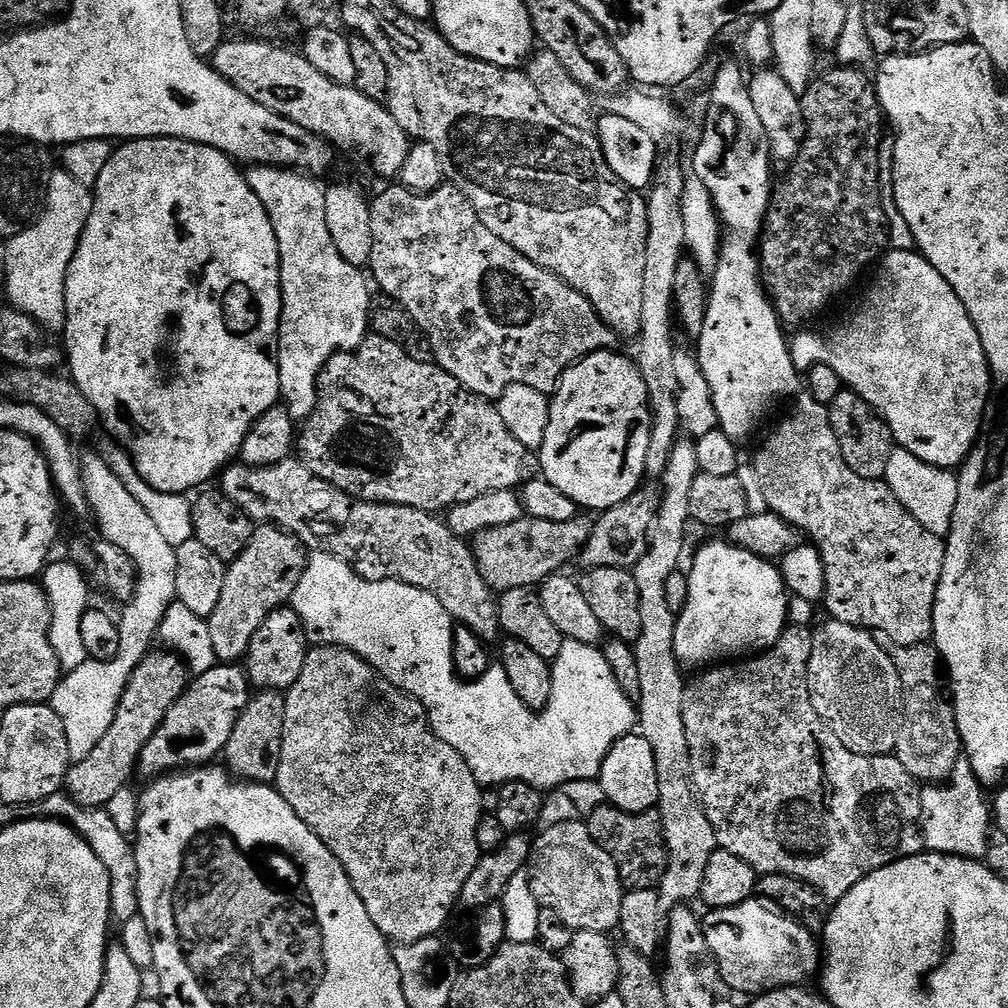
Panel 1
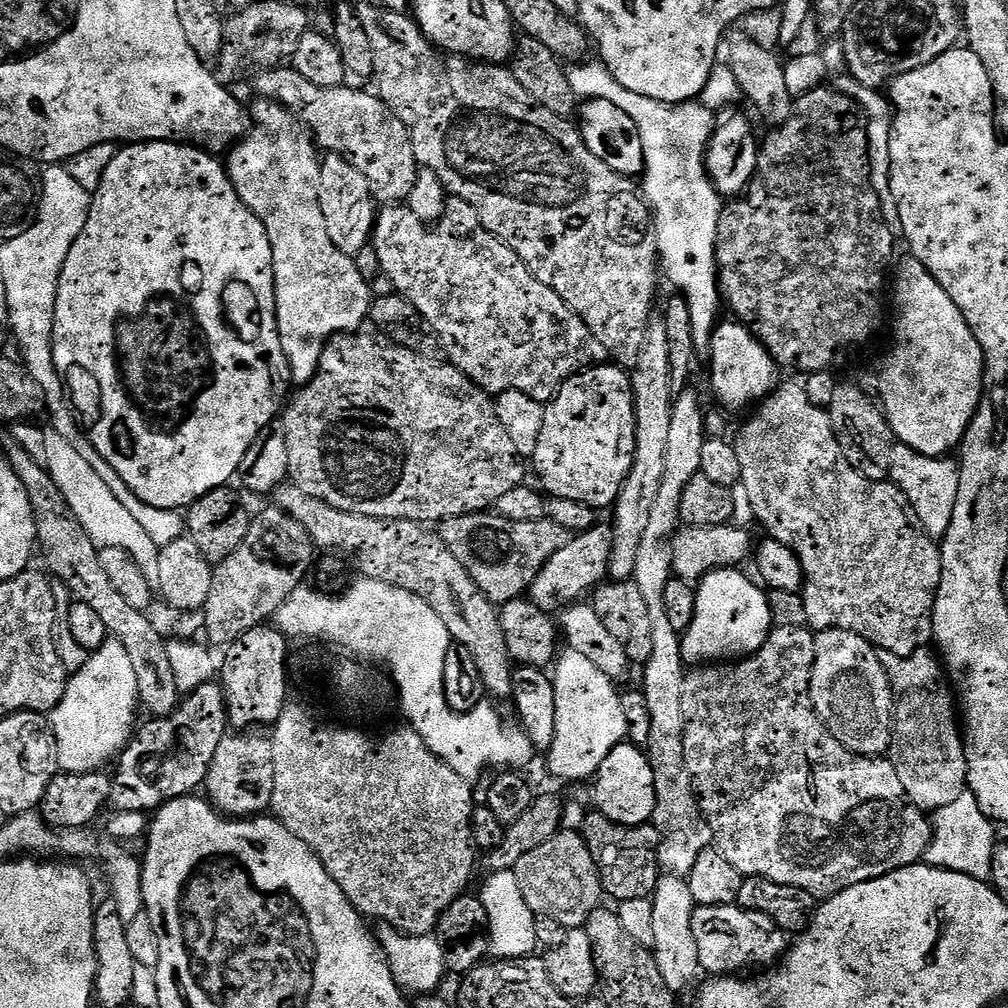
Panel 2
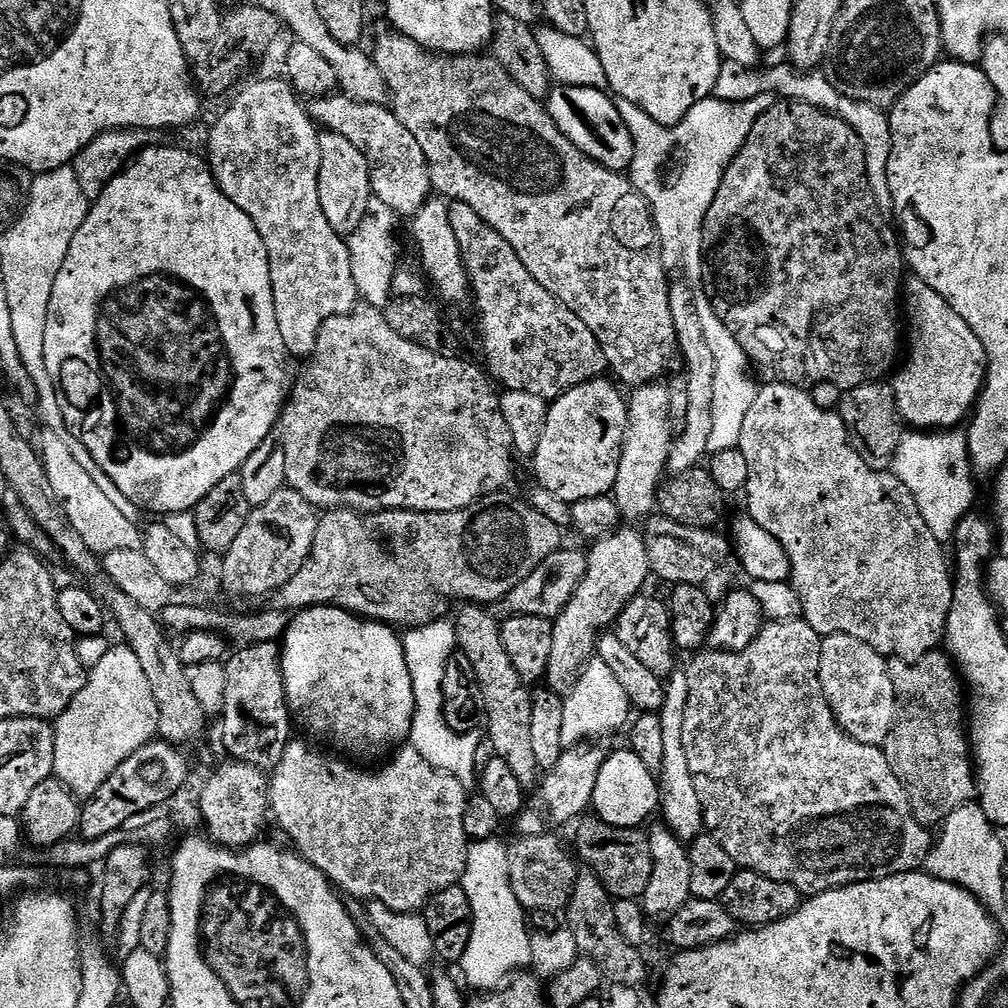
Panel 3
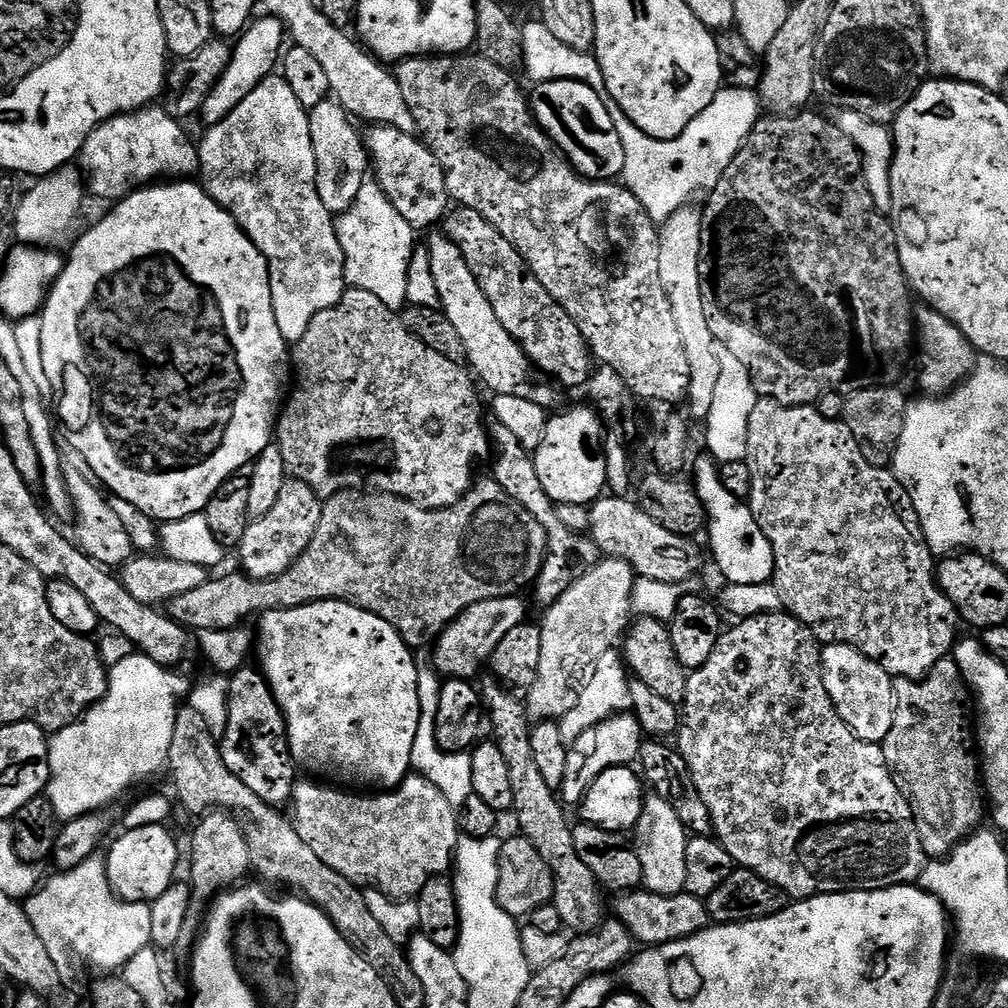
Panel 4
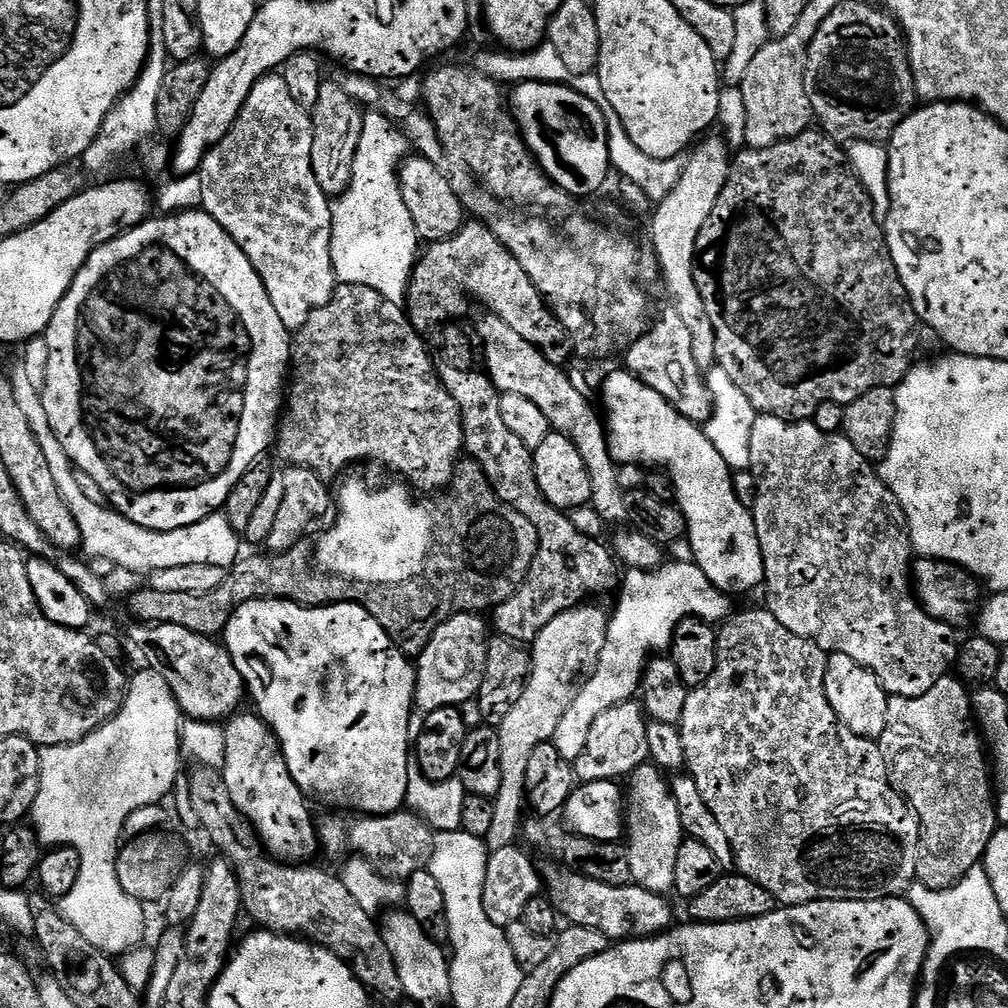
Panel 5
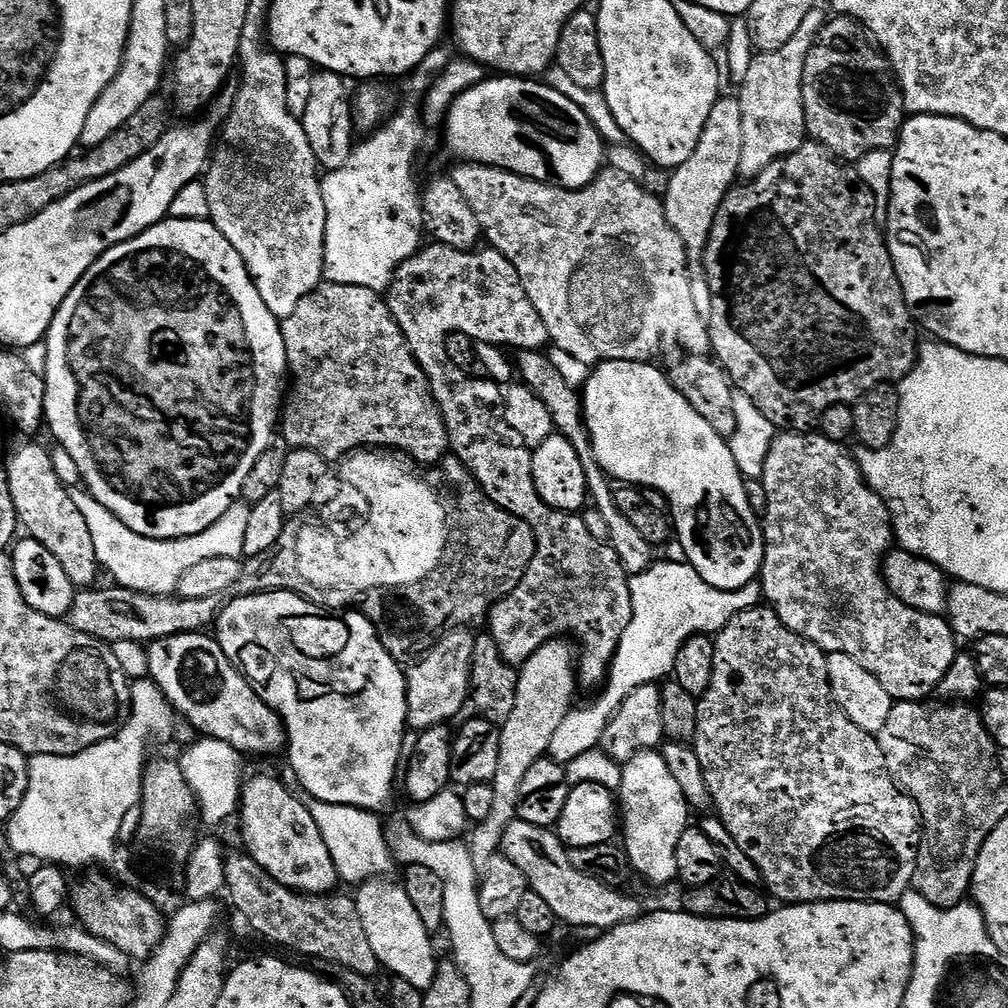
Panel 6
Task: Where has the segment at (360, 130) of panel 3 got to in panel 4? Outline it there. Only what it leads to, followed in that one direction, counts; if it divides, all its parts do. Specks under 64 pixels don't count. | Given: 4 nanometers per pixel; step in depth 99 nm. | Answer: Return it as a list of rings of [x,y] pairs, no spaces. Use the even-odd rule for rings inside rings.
[[[385,124],[367,129],[366,147],[374,169],[374,179],[380,189],[390,198],[394,210],[410,222],[413,230],[432,230],[445,219],[450,211],[450,197],[446,178],[438,158],[413,133],[394,130]]]

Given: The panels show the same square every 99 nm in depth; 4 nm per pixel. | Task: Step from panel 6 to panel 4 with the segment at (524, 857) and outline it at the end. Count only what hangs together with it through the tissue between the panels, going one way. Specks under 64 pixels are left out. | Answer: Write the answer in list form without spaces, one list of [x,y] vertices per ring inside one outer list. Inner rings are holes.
[[[633,890],[617,895],[615,919],[628,927],[635,941],[644,946],[669,944],[675,940],[685,940],[696,936],[709,927],[710,921],[704,900],[689,892],[679,892],[676,896],[663,896],[647,890]]]

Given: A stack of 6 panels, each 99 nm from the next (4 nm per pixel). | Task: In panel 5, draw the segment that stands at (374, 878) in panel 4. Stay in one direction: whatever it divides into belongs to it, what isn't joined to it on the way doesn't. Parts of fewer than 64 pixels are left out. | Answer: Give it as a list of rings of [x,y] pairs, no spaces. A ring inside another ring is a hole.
[[[412,810],[392,812],[389,816],[365,815],[349,830],[340,820],[328,820],[318,828],[318,840],[330,855],[336,856],[349,844],[353,853],[359,854],[379,868],[389,878],[407,878],[421,871],[432,850],[434,832],[423,817]]]

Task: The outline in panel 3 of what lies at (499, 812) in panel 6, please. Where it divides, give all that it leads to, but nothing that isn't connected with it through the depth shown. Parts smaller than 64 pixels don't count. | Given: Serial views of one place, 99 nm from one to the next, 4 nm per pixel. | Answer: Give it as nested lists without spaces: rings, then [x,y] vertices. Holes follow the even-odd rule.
[[[621,526],[593,548],[596,549],[587,555],[586,578],[578,586],[574,598],[570,598],[566,610],[562,610],[552,625],[554,651],[550,654],[546,684],[551,691],[561,694],[567,694],[576,687],[586,665],[593,659],[596,641],[605,630],[615,625],[624,607],[645,591],[644,583],[650,580],[652,567],[644,533],[639,527]]]

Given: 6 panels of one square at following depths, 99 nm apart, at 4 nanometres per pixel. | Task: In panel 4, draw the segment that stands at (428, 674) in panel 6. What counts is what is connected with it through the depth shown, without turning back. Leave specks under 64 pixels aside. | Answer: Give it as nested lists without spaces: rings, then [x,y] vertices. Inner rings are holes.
[[[519,595],[514,596],[499,596],[498,598],[490,598],[482,602],[474,602],[470,605],[461,616],[454,618],[452,624],[444,627],[444,631],[436,637],[434,641],[434,649],[432,660],[435,671],[441,677],[451,678],[454,680],[472,680],[480,671],[485,671],[486,665],[491,661],[494,650],[498,646],[498,642],[502,642],[502,638],[506,638],[506,634],[510,634],[510,630],[514,630],[514,626],[525,623],[529,619],[528,608],[520,601]]]

